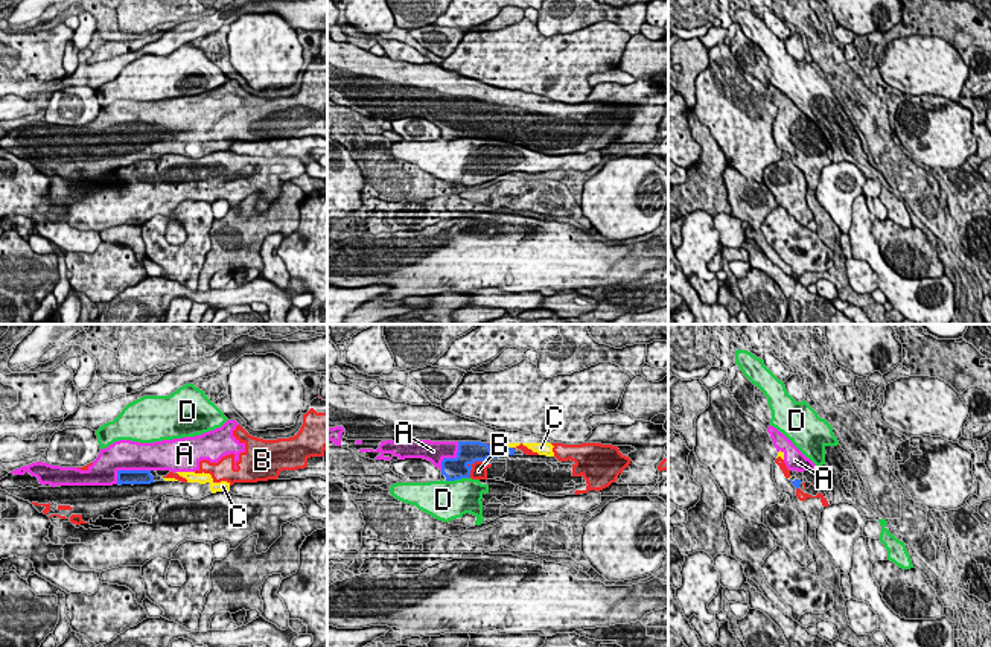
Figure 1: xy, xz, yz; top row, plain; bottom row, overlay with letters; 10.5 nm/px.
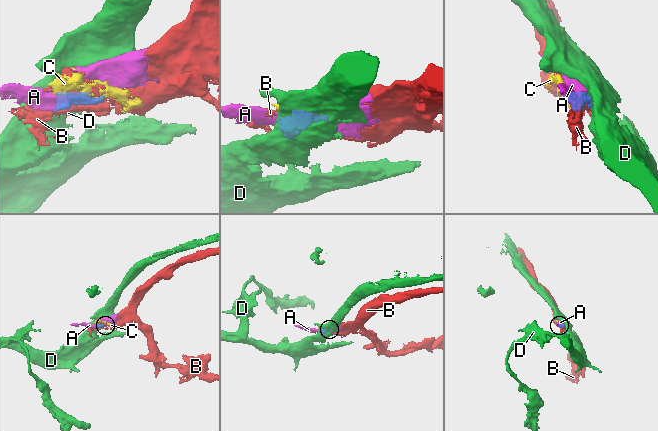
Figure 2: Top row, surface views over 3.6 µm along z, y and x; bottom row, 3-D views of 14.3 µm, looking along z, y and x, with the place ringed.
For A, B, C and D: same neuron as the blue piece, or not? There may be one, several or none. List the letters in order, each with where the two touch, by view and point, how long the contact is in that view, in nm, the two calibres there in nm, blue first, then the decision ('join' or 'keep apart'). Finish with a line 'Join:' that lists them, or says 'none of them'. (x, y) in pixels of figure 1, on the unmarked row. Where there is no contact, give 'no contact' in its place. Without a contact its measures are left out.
A: xy (128, 130) | 400 nm | 160/320 nm | join
B: xz (474, 121) | 320 nm | 240/160 nm | join
C: xz (507, 107) | 120 nm | 60/60 nm | join
D: xz (457, 137) | 240 nm | 220/420 nm | keep apart
Join: A, B, C

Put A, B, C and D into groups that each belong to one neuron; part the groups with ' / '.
A B C / D

